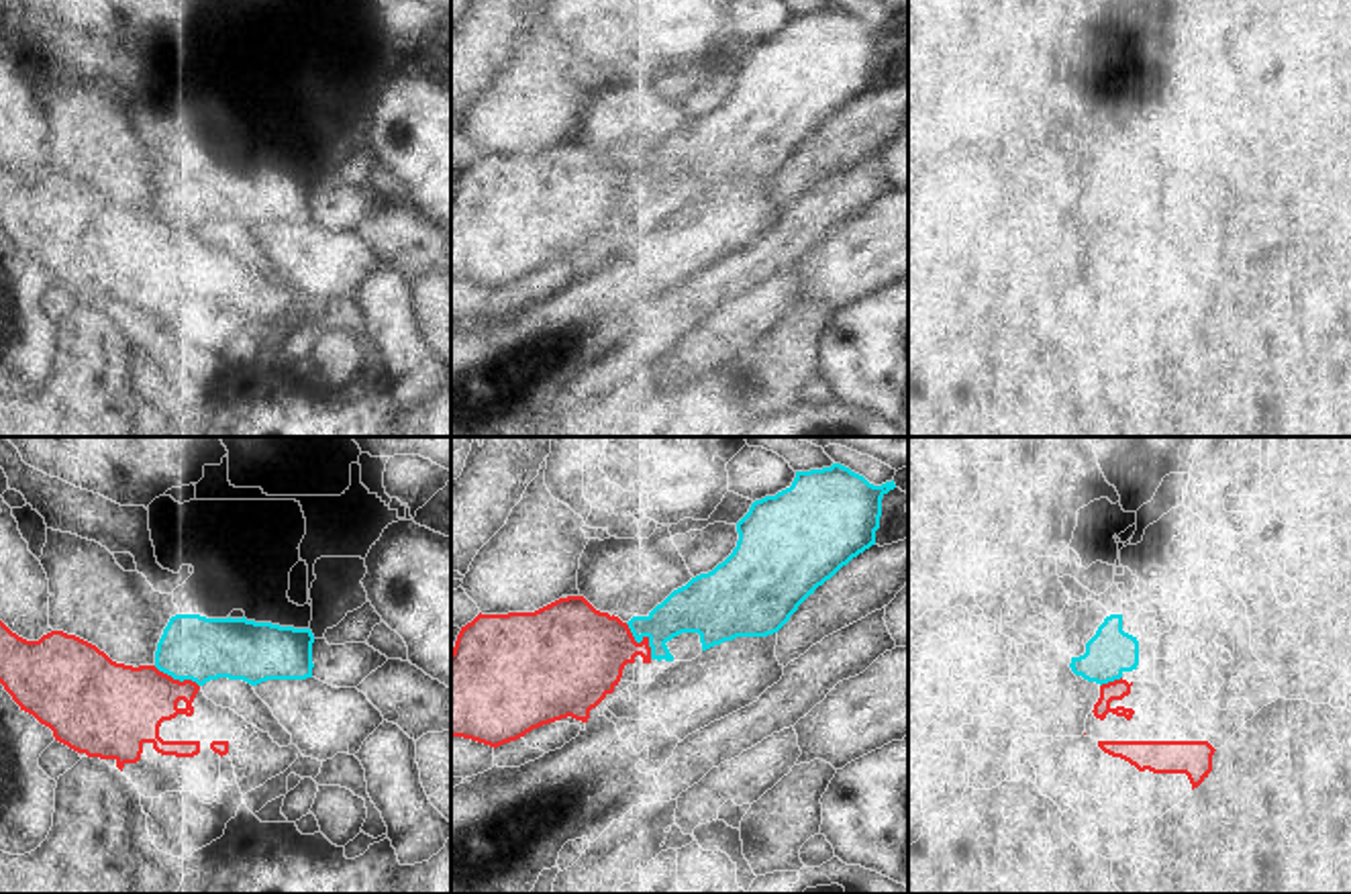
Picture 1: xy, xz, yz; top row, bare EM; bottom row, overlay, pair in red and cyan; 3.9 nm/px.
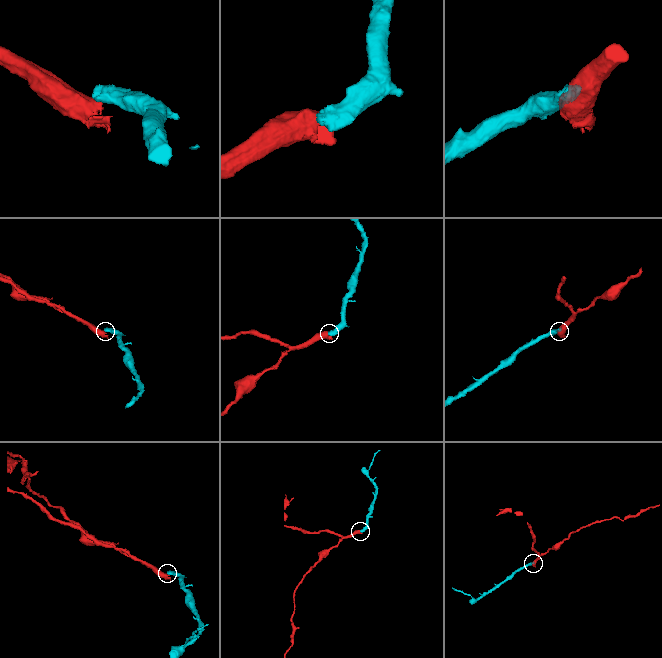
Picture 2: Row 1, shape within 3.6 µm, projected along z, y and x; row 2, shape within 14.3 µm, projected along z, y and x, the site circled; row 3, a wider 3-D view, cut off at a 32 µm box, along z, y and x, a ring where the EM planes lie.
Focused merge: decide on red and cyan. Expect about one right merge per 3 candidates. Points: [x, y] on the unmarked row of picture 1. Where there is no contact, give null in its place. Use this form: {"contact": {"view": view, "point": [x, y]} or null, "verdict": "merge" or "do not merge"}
{"contact": {"view": "xz", "point": [643, 182]}, "verdict": "do not merge"}

